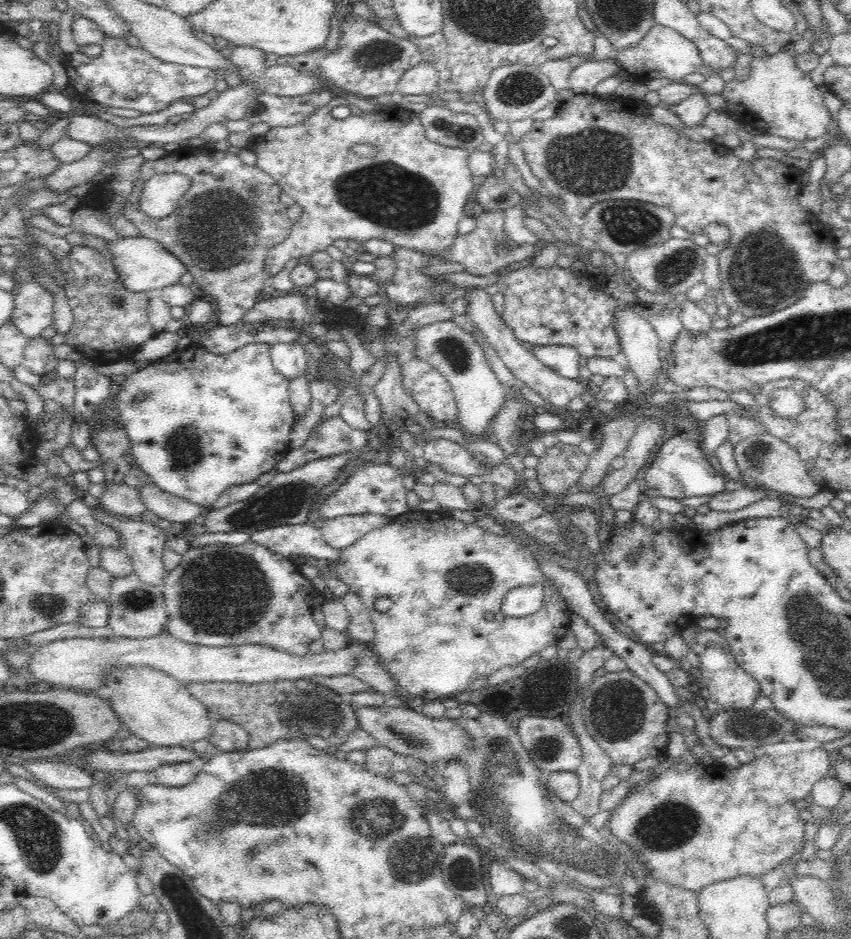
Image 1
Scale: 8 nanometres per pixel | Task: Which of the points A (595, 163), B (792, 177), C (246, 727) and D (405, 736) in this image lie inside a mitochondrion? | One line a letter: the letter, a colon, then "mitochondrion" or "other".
A: mitochondrion
B: other
C: other
D: mitochondrion

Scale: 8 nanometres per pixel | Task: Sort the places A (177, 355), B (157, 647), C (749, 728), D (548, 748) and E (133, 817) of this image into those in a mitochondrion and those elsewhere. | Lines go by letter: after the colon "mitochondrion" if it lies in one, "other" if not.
A: other
B: other
C: mitochondrion
D: mitochondrion
E: other

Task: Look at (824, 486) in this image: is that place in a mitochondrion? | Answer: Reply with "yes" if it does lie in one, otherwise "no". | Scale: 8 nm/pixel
no

